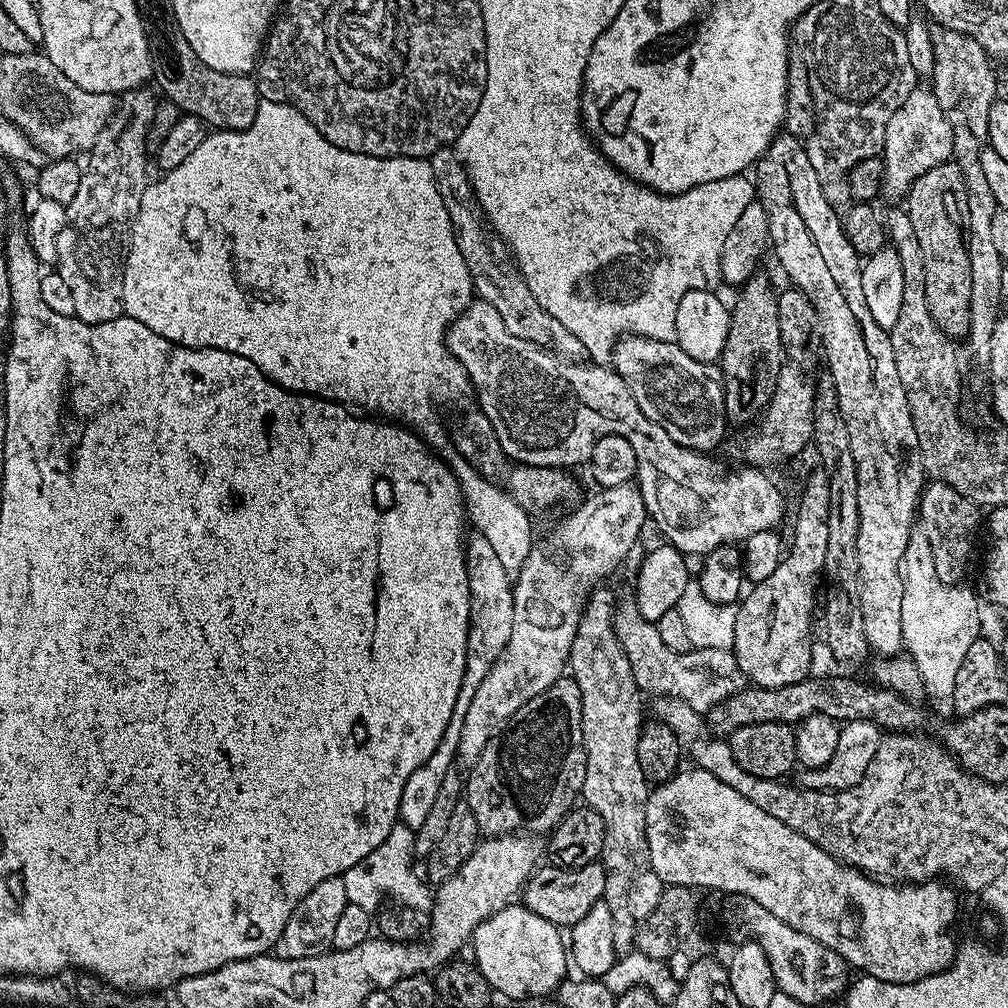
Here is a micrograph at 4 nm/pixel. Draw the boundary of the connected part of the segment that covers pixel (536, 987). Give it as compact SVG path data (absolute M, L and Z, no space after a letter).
M509 906L486 918L474 930L470 949L476 957L474 963L486 978L493 993L509 996L512 1000L524 1000L527 996L548 996L570 972L570 952L566 940L557 925L538 918L523 906Z

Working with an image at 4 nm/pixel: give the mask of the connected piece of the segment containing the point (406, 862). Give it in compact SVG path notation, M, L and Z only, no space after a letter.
M398 822L390 830L390 834L386 834L386 842L382 842L378 850L370 850L370 854L366 854L362 862L354 862L354 866L350 866L350 870L344 872L342 879L349 904L362 906L372 914L387 896L393 896L398 903L405 904L408 908L421 908L424 914L431 913L434 892L422 875L421 869L412 865L415 856L415 831L407 828L403 822Z

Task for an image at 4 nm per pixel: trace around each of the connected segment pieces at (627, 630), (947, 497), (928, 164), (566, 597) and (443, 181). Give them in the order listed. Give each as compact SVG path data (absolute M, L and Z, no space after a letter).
M634 602L615 609L617 636L624 656L630 658L630 670L641 693L653 692L653 697L681 700L690 710L707 714L711 708L726 702L734 694L746 687L746 678L738 666L734 653L726 650L706 650L697 648L686 653L675 653L662 642L657 625L642 618Z
M928 482L920 493L918 505L918 524L924 529L930 551L934 554L936 577L944 584L960 584L964 571L968 568L968 555L972 552L972 543L976 540L976 527L981 527L982 512L972 500L966 499L958 490L945 484Z
M918 86L908 94L905 102L886 124L886 138L881 155L884 164L881 195L892 200L890 202L905 199L912 183L926 170L947 163L953 157L953 132L950 122L942 114L933 91L923 88Z
M635 483L623 484L622 486L614 486L599 489L597 493L586 499L572 514L568 515L556 529L553 530L550 538L543 543L537 541L530 552L527 555L526 562L520 567L520 571L515 575L513 581L512 597L514 598L514 613L513 613L513 625L511 626L510 640L507 643L506 650L503 651L501 658L494 664L490 670L490 674L482 680L482 685L478 688L477 693L474 694L473 701L470 702L470 707L466 712L466 719L462 724L462 733L459 738L459 750L457 757L466 764L473 763L478 759L482 750L494 740L496 736L503 731L508 720L513 717L528 702L530 699L537 697L543 690L548 689L554 684L554 682L560 680L563 676L570 661L571 648L573 646L574 638L577 634L577 628L579 628L580 620L582 618L583 608L585 601L590 594L598 588L626 558L635 546L642 528L647 525L647 512L645 510L645 500L642 498L639 487Z
M449 147L440 148L430 158L430 163L438 194L442 194L442 202L446 202L446 210L450 214L458 250L462 250L462 258L466 258L466 266L472 275L475 295L494 306L494 310L498 310L502 326L506 326L506 330L510 330L514 338L534 342L539 348L547 348L549 352L554 352L565 360L583 361L586 353L582 342L578 342L578 338L574 338L574 334L570 334L570 330L566 330L566 326L562 326L562 322L558 322L558 318L550 314L550 310L542 310L542 306L538 306L538 298L530 294L530 286L526 286L526 278L520 273L520 265L508 251L508 245L492 231L482 215L468 172L459 155Z

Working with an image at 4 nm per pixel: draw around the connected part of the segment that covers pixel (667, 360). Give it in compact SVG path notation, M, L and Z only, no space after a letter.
M630 335L616 341L610 364L624 379L630 394L634 394L638 410L642 410L650 422L658 422L674 442L705 454L719 446L726 425L724 385L709 365L690 358L690 354L674 342Z

